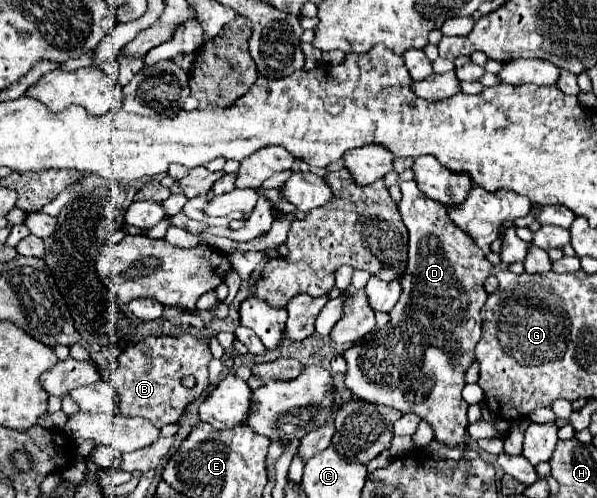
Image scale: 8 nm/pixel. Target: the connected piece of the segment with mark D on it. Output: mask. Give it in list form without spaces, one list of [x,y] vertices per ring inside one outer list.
[[[413,181],[401,183],[401,201],[399,213],[403,223],[409,229],[409,265],[401,275],[403,293],[397,305],[389,311],[389,323],[353,347],[343,351],[341,355],[347,361],[345,387],[357,395],[359,399],[381,403],[399,409],[401,413],[415,413],[423,421],[429,421],[435,433],[435,441],[445,447],[461,447],[469,449],[467,443],[467,403],[461,397],[461,389],[465,387],[463,375],[467,367],[475,361],[473,349],[481,337],[481,307],[485,305],[487,293],[483,289],[483,281],[489,277],[493,265],[485,259],[485,253],[471,241],[467,233],[463,233],[445,213],[441,205],[435,201],[427,201],[423,193],[419,193]]]

